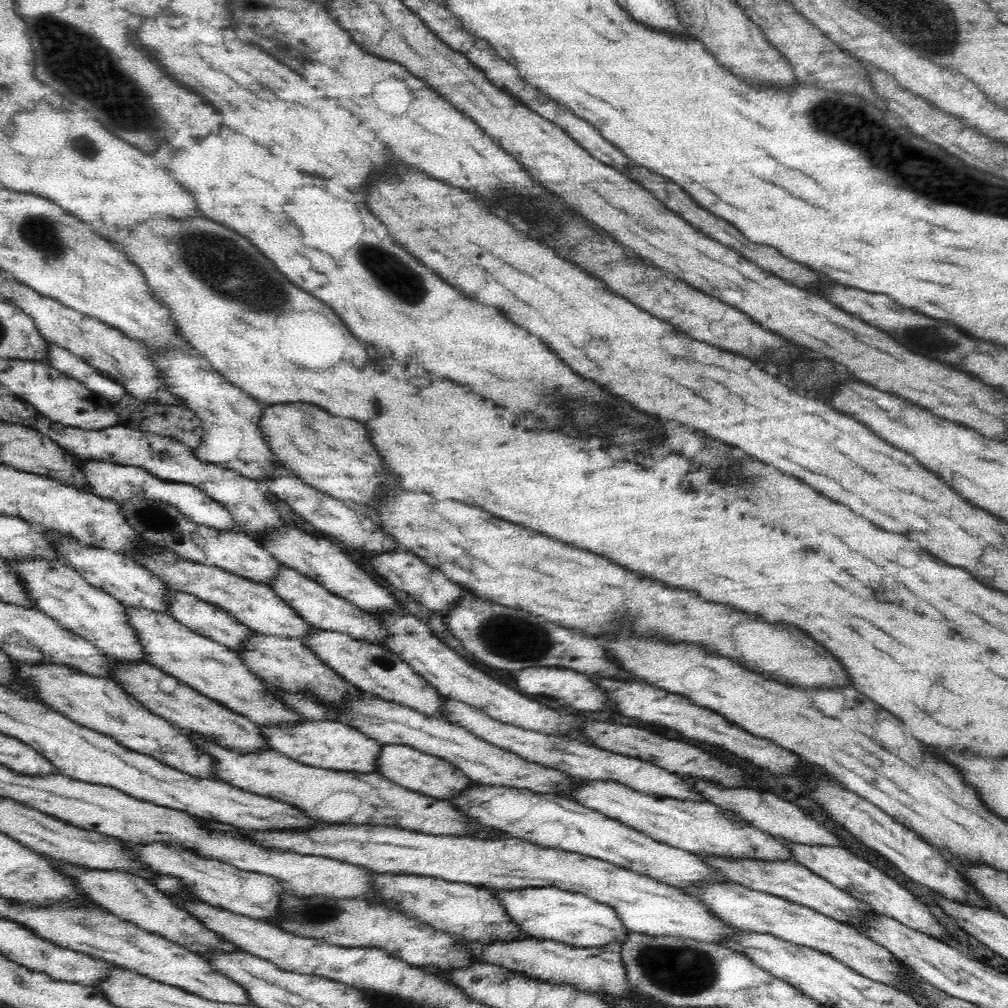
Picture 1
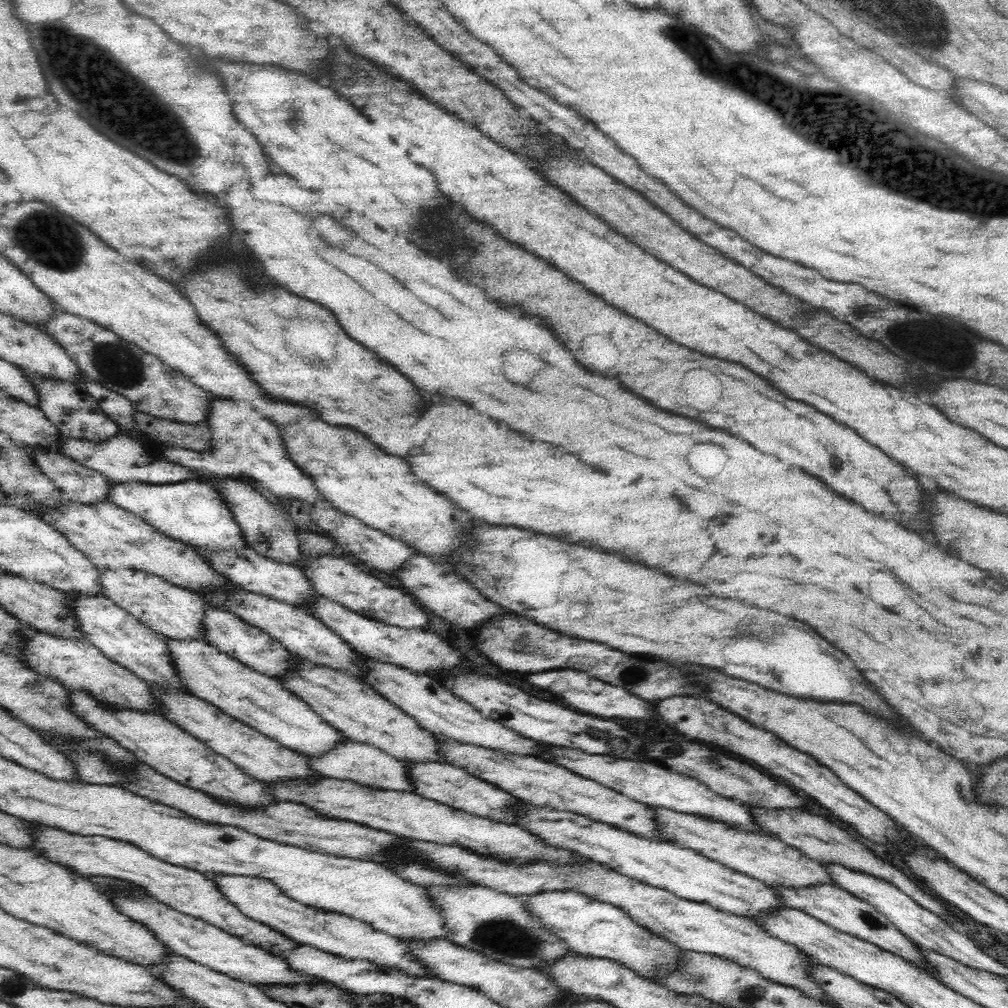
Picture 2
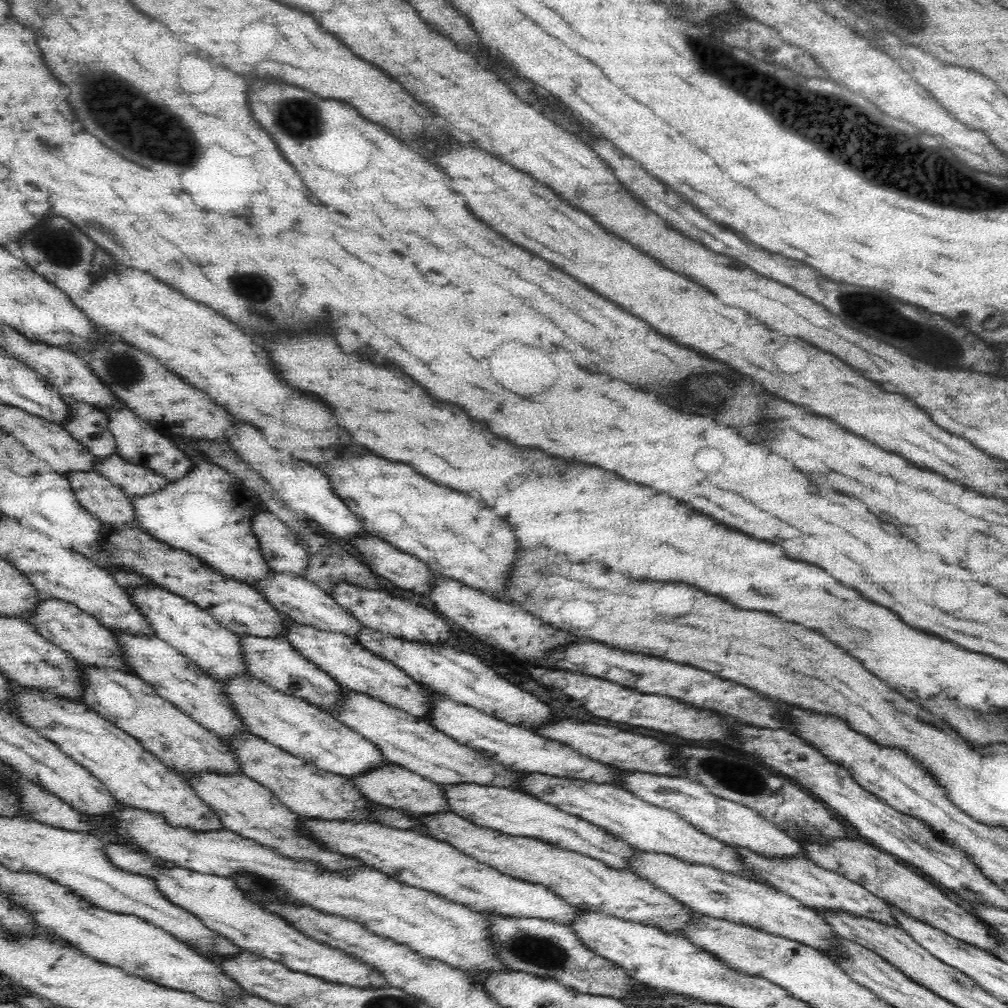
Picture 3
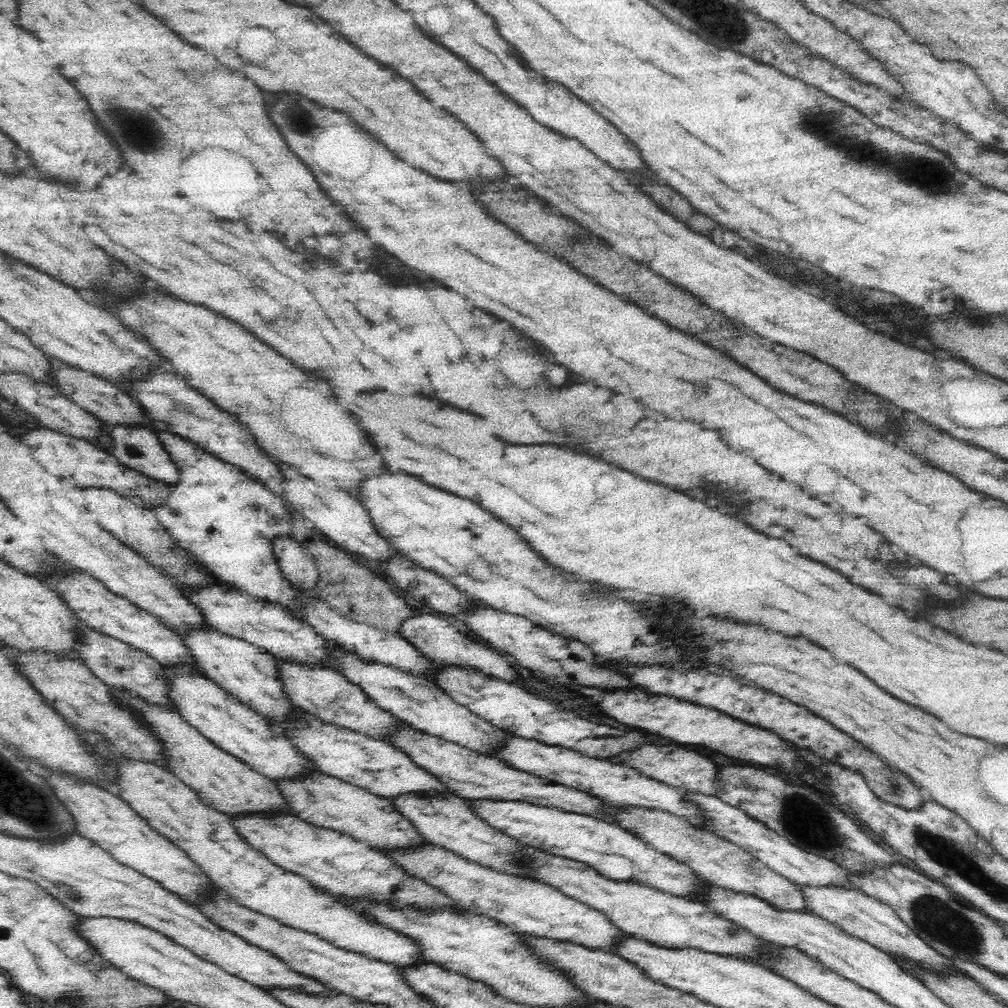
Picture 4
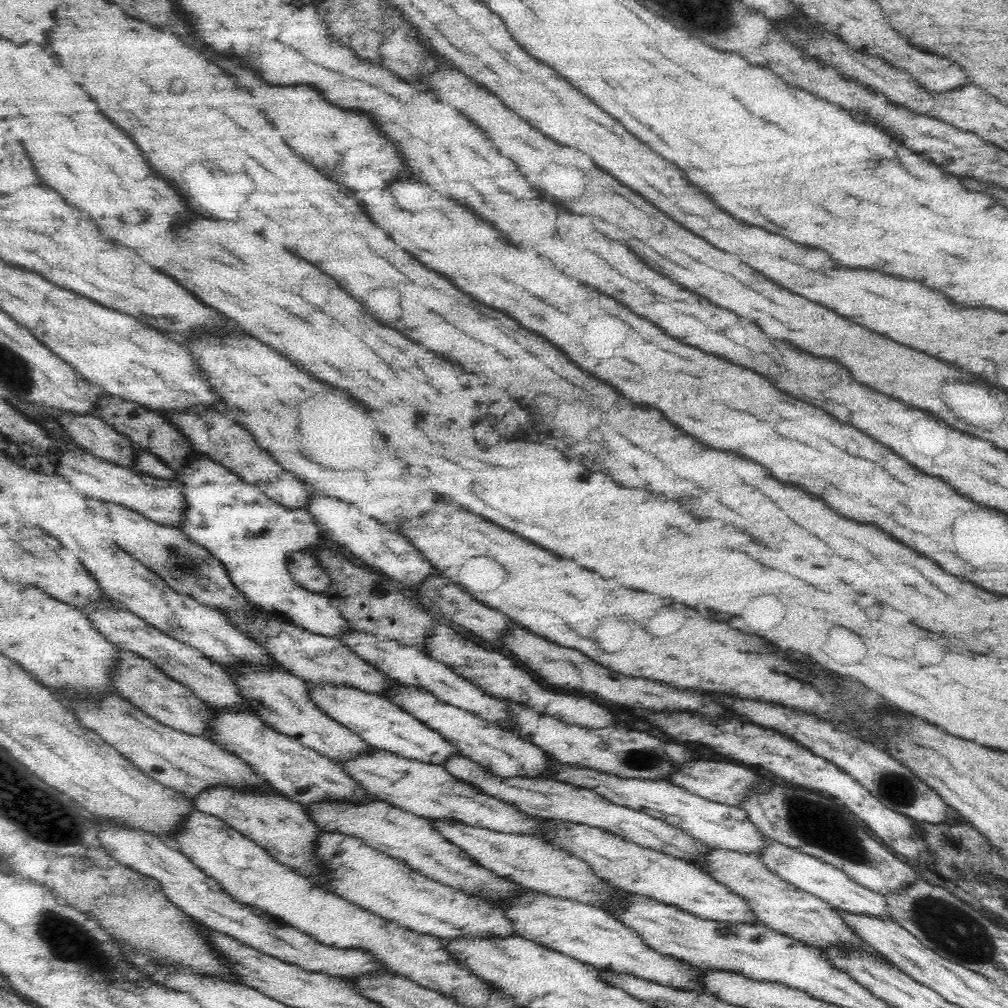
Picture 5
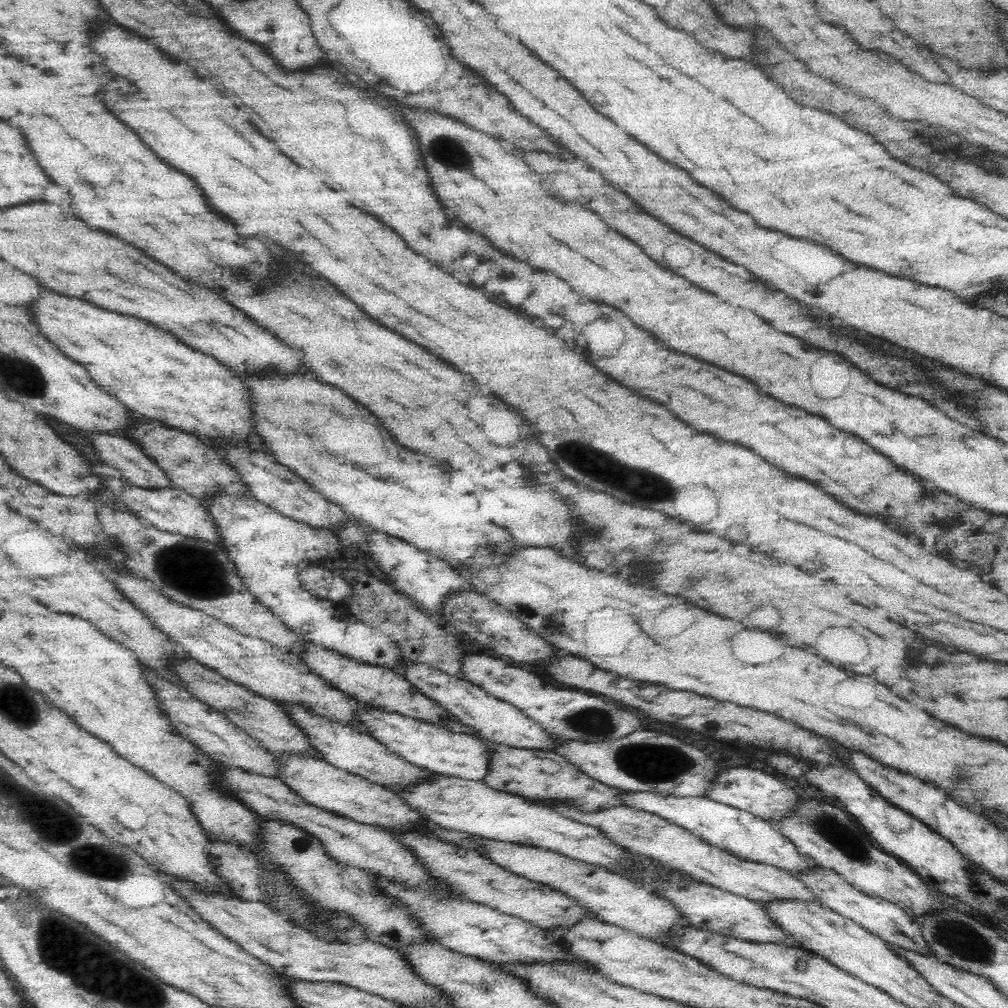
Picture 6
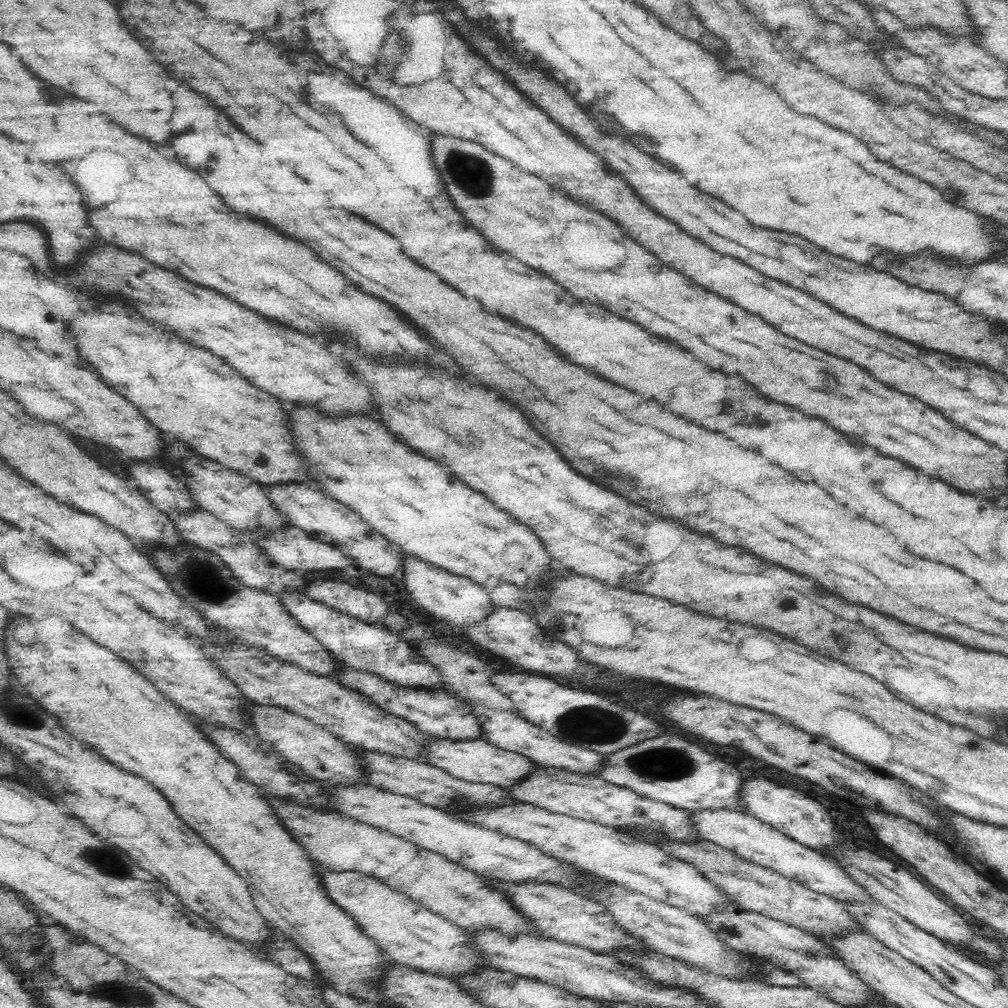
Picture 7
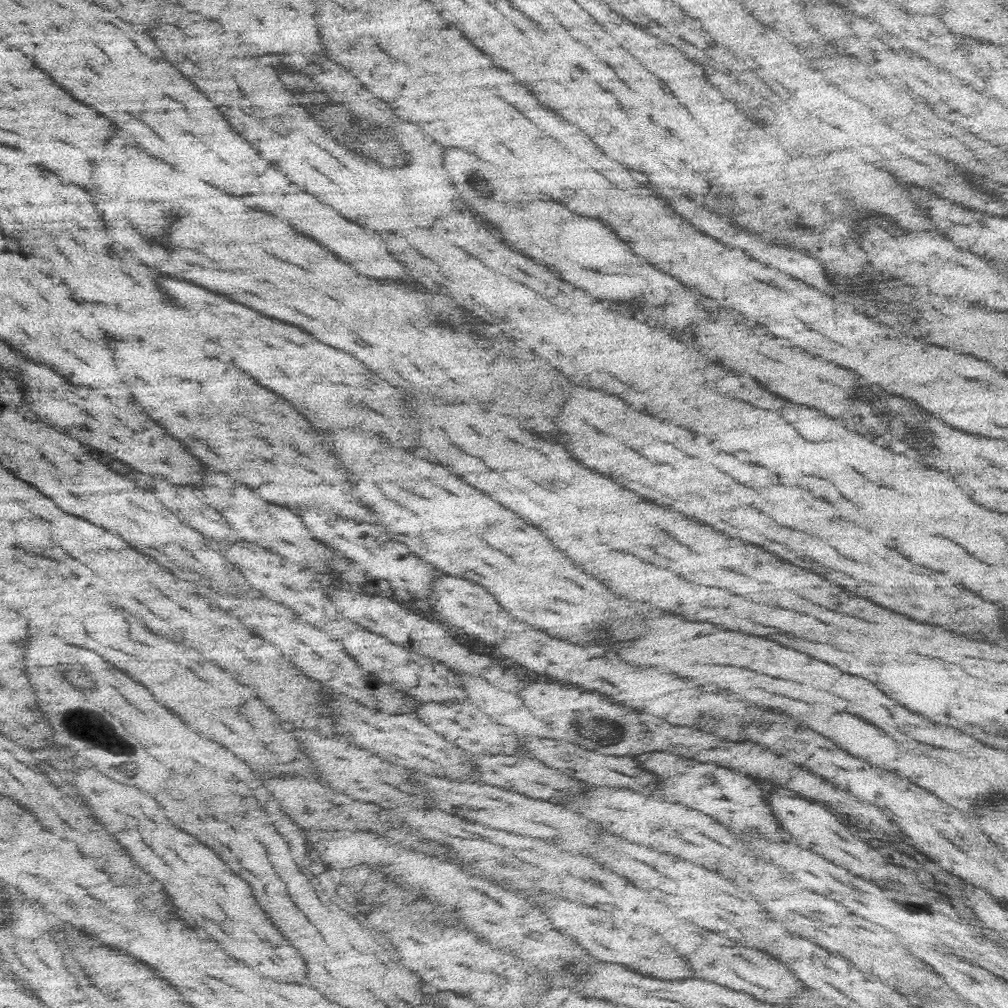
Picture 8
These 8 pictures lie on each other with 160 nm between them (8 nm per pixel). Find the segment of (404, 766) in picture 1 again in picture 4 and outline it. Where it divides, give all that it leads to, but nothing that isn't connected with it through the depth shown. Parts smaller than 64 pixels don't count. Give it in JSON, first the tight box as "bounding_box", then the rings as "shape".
{"bounding_box":[472,800,705,904],"shape":[[[476,800],[472,801],[472,811],[478,819],[500,829],[522,845],[586,864],[608,880],[644,885],[705,904],[705,883],[687,864],[656,851],[614,823],[519,801]]]}

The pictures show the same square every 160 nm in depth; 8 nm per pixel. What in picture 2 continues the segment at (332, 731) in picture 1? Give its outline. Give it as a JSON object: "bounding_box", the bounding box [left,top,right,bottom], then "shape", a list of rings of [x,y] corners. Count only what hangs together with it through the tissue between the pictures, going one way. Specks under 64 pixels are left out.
{"bounding_box":[309,739,416,794],"shape":[[[346,739],[339,747],[321,757],[310,757],[309,765],[320,775],[328,779],[344,780],[358,784],[363,788],[384,790],[385,792],[410,792],[416,794],[416,785],[412,785],[410,770],[404,761],[400,761],[380,751],[370,744],[362,744]]]}

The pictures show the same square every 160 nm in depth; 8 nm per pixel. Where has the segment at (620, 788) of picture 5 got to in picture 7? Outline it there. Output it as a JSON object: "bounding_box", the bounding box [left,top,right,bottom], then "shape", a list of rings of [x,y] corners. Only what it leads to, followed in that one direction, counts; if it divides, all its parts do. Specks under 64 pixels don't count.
{"bounding_box":[692,810,839,897],"shape":[[[698,810],[692,811],[692,822],[700,836],[704,837],[706,841],[712,842],[725,850],[732,850],[744,860],[772,869],[814,892],[829,897],[834,894],[832,878],[837,877],[836,874],[839,873],[839,869],[837,870],[837,867],[835,867],[837,863],[833,858],[802,846],[802,844],[791,840],[773,826],[763,823],[751,814],[741,814],[730,810],[720,812],[714,810],[701,812]]]}

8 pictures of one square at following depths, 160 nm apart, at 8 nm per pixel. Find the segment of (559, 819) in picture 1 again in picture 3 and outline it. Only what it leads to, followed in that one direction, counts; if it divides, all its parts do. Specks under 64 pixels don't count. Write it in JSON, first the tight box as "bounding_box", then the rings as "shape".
{"bounding_box":[629,851,842,964],"shape":[[[638,851],[638,854],[631,858],[629,866],[641,879],[665,890],[698,915],[784,937],[828,955],[836,964],[839,961],[837,940],[842,938],[833,926],[814,910],[774,887],[736,877],[712,867],[684,863],[672,856],[654,852]]]}

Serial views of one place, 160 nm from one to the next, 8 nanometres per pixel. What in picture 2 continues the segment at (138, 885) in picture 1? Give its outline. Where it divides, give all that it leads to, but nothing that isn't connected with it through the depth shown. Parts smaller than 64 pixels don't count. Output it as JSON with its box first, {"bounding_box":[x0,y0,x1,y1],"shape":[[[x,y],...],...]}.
{"bounding_box":[111,893,328,988],"shape":[[[124,893],[111,900],[120,913],[128,916],[132,921],[141,922],[148,929],[155,933],[172,953],[191,960],[193,963],[208,967],[213,971],[222,973],[240,983],[251,984],[261,988],[266,987],[297,987],[298,985],[310,985],[328,982],[308,976],[301,972],[294,972],[285,961],[284,957],[272,954],[264,949],[260,949],[250,943],[246,944],[236,936],[229,935],[216,925],[208,924],[204,920],[197,920],[192,916],[186,916],[162,904],[154,897],[124,897]]]}

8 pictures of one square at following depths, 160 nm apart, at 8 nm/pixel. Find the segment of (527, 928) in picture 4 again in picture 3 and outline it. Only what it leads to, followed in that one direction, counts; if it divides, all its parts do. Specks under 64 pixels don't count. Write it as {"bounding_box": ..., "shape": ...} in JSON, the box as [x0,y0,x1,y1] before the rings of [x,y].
{"bounding_box":[301,817,584,927],"shape":[[[304,817],[301,818],[301,826],[310,833],[310,837],[320,841],[324,849],[338,852],[344,857],[357,858],[368,867],[383,872],[394,880],[433,892],[488,917],[544,920],[570,927],[576,924],[576,920],[584,912],[580,911],[580,907],[562,900],[544,885],[532,884],[498,872],[495,868],[482,864],[444,842],[420,836],[414,831],[400,830],[380,825],[378,822],[320,821]]]}

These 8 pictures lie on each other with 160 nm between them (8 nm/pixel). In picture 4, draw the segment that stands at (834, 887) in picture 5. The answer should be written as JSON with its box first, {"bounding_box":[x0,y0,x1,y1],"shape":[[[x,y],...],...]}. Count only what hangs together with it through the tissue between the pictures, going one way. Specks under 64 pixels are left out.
{"bounding_box":[685,792,862,891],"shape":[[[685,792],[685,794],[688,801],[696,802],[696,807],[704,813],[704,817],[708,817],[707,828],[715,836],[736,844],[736,846],[752,854],[756,860],[763,862],[768,868],[787,878],[790,882],[800,887],[804,885],[808,887],[842,887],[848,890],[862,891],[859,886],[848,880],[847,872],[834,861],[819,857],[817,854],[805,852],[801,847],[791,844],[790,841],[768,829],[766,825],[758,822],[758,820],[753,820],[744,812],[725,804],[715,796],[701,796],[692,792]]]}

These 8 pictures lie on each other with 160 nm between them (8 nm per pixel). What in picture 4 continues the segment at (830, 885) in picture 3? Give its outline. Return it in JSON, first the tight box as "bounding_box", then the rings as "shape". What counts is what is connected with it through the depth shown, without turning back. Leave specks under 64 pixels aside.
{"bounding_box":[801,885,970,977],"shape":[[[806,885],[802,886],[801,889],[807,900],[808,909],[812,909],[814,915],[826,920],[828,923],[835,924],[850,936],[855,936],[871,944],[878,950],[892,956],[894,960],[899,961],[899,958],[902,957],[904,963],[912,965],[912,969],[916,973],[920,971],[932,971],[934,975],[942,975],[942,977],[947,977],[948,975],[966,975],[966,977],[970,977],[962,969],[956,968],[950,959],[930,948],[919,936],[916,936],[916,933],[912,932],[912,929],[892,911],[892,908],[889,908],[887,904],[882,904],[879,900],[870,898],[863,891],[848,890],[842,887],[808,887]]]}

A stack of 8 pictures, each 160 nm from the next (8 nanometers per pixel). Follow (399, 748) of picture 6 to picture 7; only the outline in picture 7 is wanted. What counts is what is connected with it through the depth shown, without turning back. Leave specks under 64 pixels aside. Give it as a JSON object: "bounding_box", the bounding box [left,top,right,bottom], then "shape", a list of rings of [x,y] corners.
{"bounding_box":[421,739,539,792],"shape":[[[432,739],[421,754],[421,760],[429,765],[441,768],[459,780],[464,780],[475,784],[492,784],[492,788],[501,787],[504,792],[508,789],[524,784],[539,766],[528,757],[517,752],[510,752],[503,748],[498,748],[486,739],[452,741],[448,739]]]}

